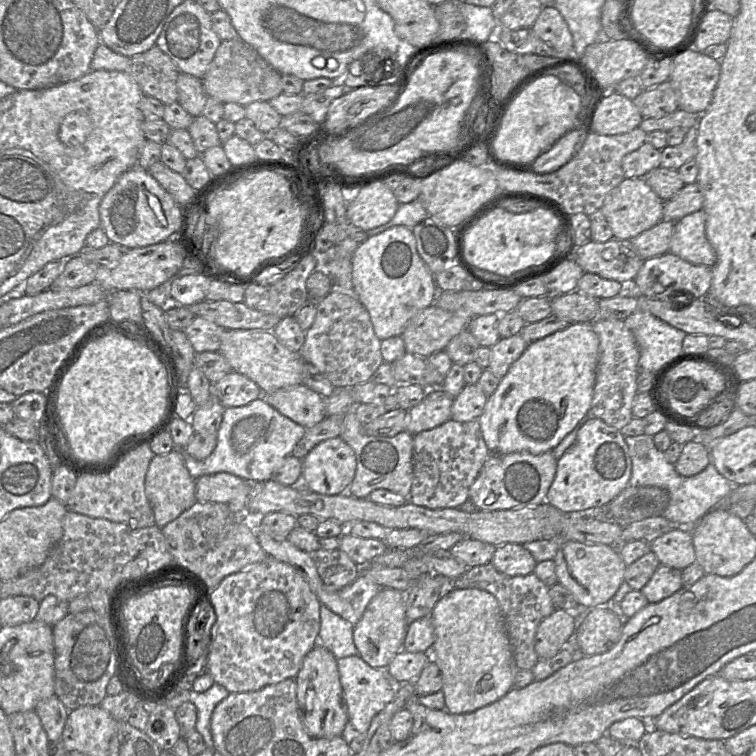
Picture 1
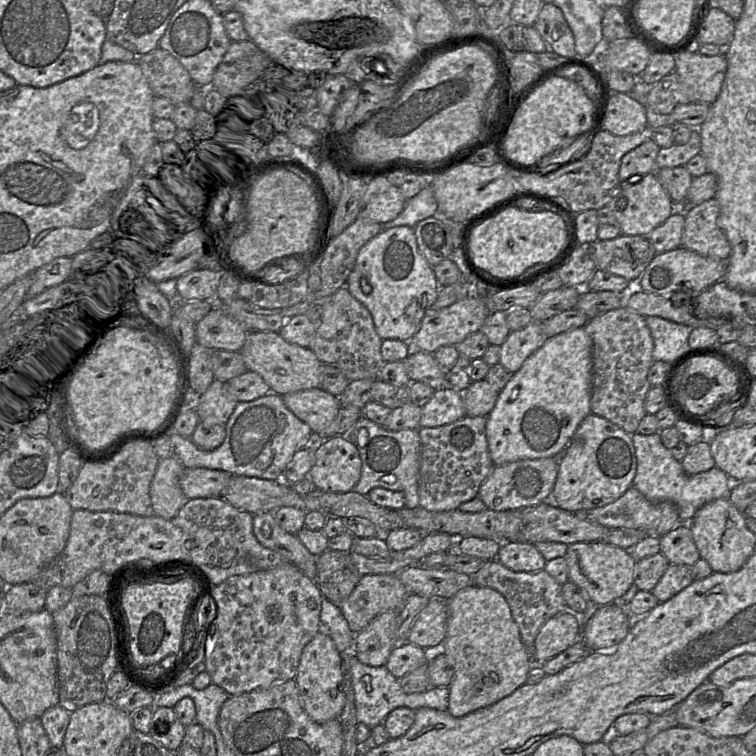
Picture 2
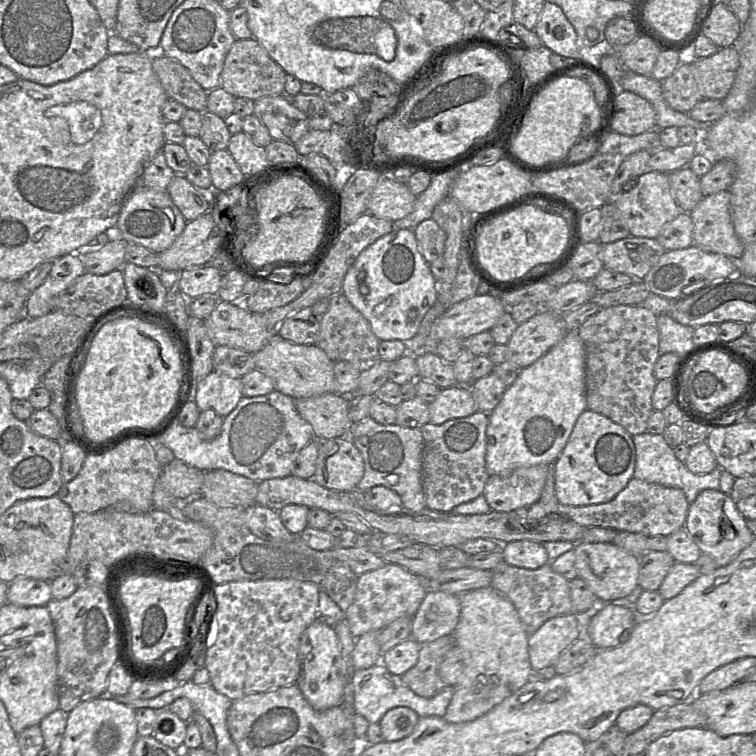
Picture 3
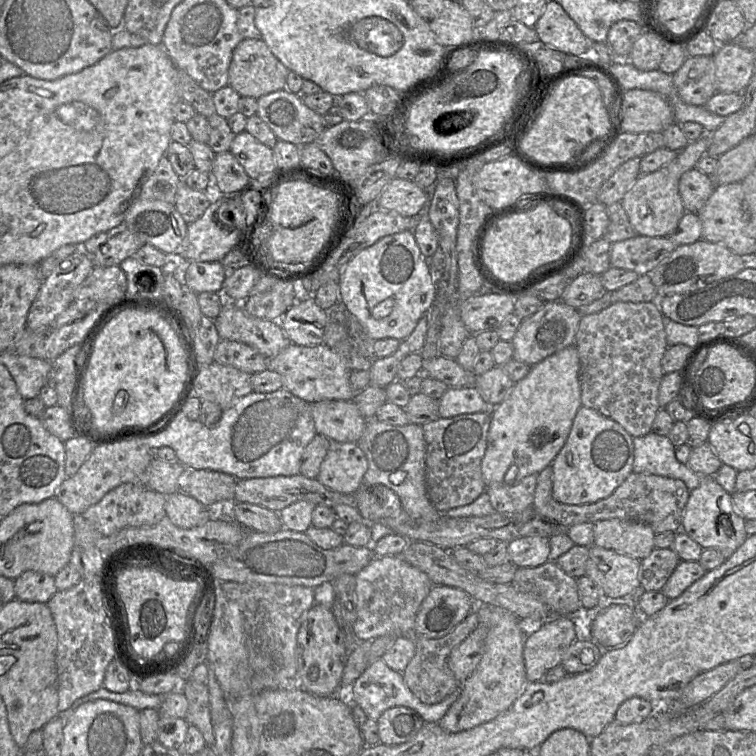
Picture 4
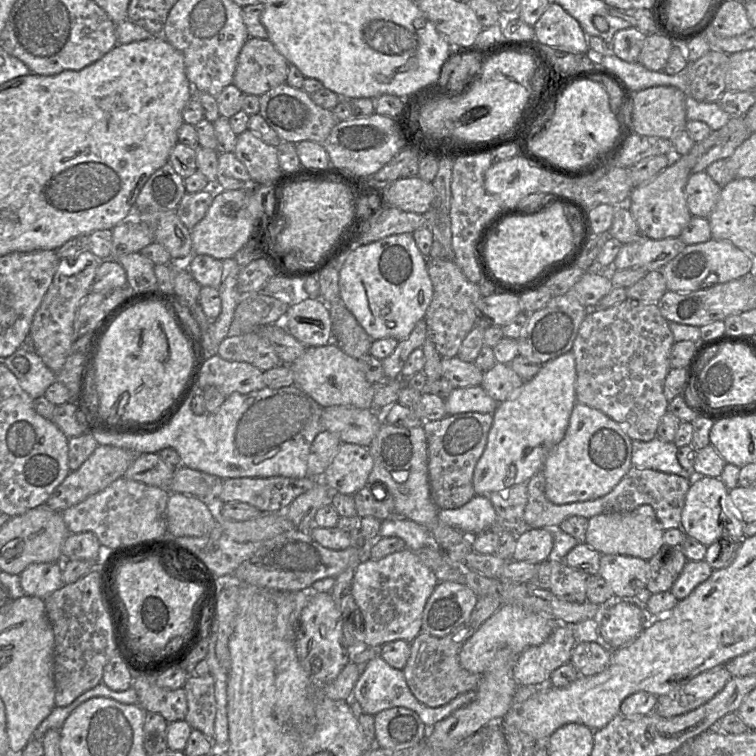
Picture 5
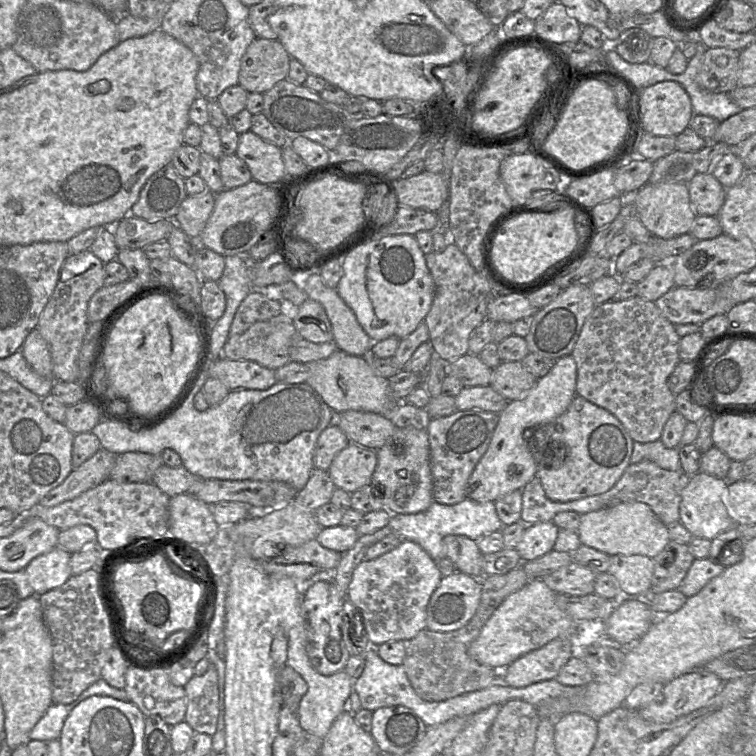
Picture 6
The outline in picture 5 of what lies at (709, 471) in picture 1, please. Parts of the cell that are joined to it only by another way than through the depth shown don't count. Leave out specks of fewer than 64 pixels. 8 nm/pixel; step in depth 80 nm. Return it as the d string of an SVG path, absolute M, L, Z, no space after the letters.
M656 437L651 441L632 441L632 467L652 469L675 474L692 481L693 471L684 469L677 458L678 447L674 442L665 442Z

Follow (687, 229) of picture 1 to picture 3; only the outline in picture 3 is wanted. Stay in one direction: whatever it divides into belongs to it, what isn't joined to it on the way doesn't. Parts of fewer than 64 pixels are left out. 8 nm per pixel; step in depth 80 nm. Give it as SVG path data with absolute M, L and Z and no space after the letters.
M728 190L704 196L689 214L694 224L694 245L735 260L742 256L744 245L734 230Z

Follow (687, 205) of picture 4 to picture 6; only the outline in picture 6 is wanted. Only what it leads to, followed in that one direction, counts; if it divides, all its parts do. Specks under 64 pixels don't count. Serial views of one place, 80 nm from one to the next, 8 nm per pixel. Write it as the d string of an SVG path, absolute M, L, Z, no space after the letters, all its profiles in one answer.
M710 172L695 175L687 185L696 214L717 216L725 202L727 188Z

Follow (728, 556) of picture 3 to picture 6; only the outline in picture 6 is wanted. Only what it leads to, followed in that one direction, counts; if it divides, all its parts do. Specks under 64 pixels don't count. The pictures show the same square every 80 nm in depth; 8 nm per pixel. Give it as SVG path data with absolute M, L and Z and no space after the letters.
M698 471L690 477L688 485L682 491L679 522L693 537L712 540L720 533L732 527L738 527L733 520L731 510L728 508L727 485L726 479L717 478L702 471Z

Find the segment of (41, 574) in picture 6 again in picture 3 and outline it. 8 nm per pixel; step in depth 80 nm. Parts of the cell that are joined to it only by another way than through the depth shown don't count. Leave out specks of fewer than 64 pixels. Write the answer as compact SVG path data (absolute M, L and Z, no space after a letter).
M18 578L8 585L6 598L19 606L46 606L52 600L51 581Z

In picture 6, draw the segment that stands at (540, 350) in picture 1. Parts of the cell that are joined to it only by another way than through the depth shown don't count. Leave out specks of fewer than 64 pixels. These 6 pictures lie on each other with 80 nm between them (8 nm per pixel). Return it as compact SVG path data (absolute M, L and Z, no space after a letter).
M571 355L564 356L562 358L559 358L552 369L549 371L547 375L544 377L538 378L535 385L526 393L524 394L521 398L517 400L512 400L509 401L506 407L499 413L499 421L498 424L494 430L492 439L490 441L489 447L486 451L486 453L483 455L483 457L479 460L477 465L475 466L475 469L473 470L473 473L471 474L469 481L468 481L468 486L467 486L467 498L483 503L483 502L495 502L497 499L500 497L511 493L515 490L522 490L527 483L529 483L534 477L536 477L537 473L537 463L534 458L534 455L532 453L532 441L527 441L524 437L525 430L527 429L532 429L533 431L530 434L530 438L535 439L535 430L539 429L538 426L542 424L547 424L550 422L553 422L555 419L557 419L559 416L561 416L565 411L568 409L570 406L571 402L573 401L574 397L576 396L576 385L577 385L577 367L574 358Z

